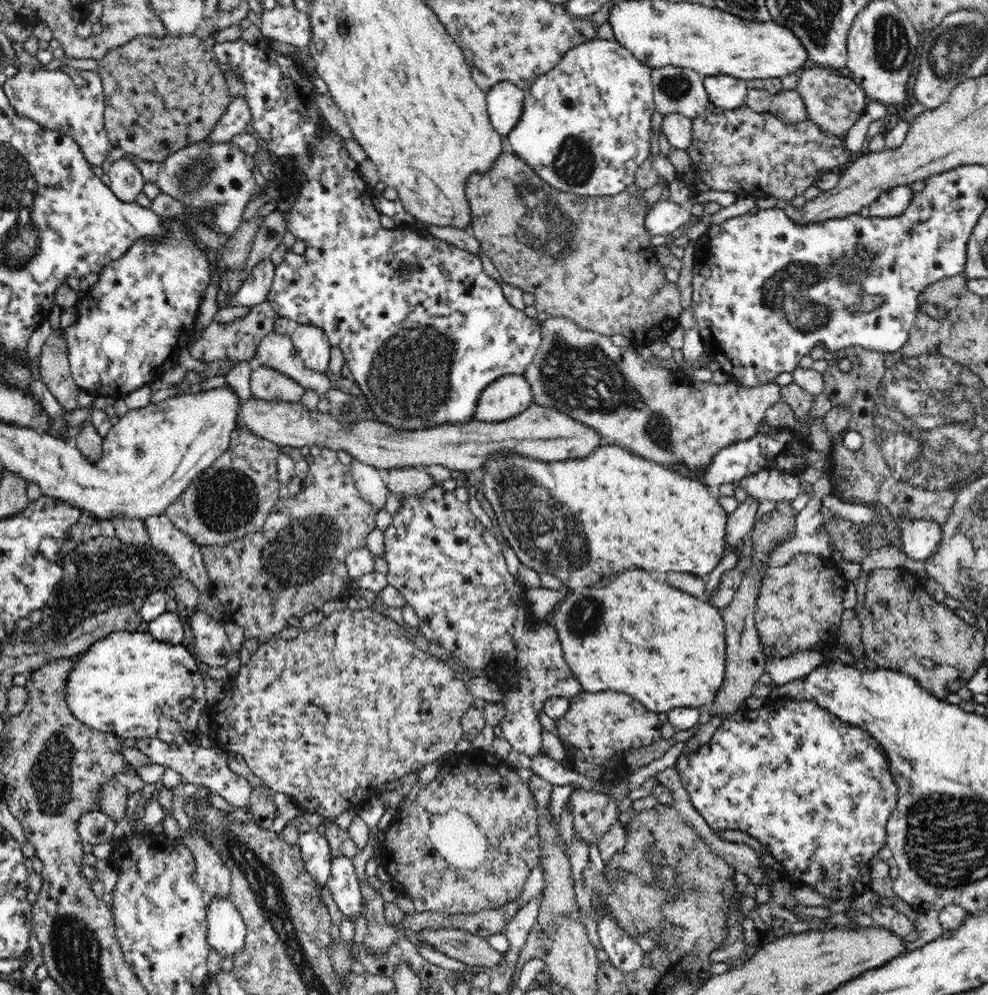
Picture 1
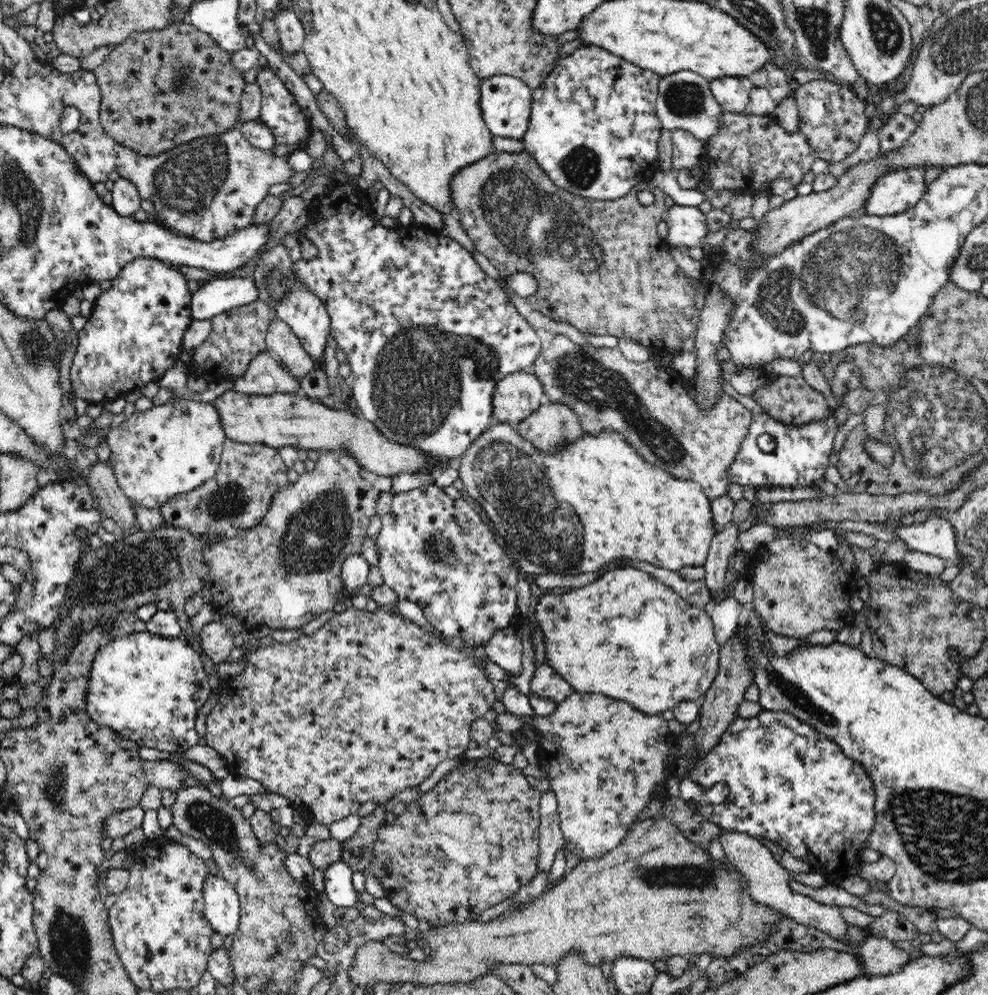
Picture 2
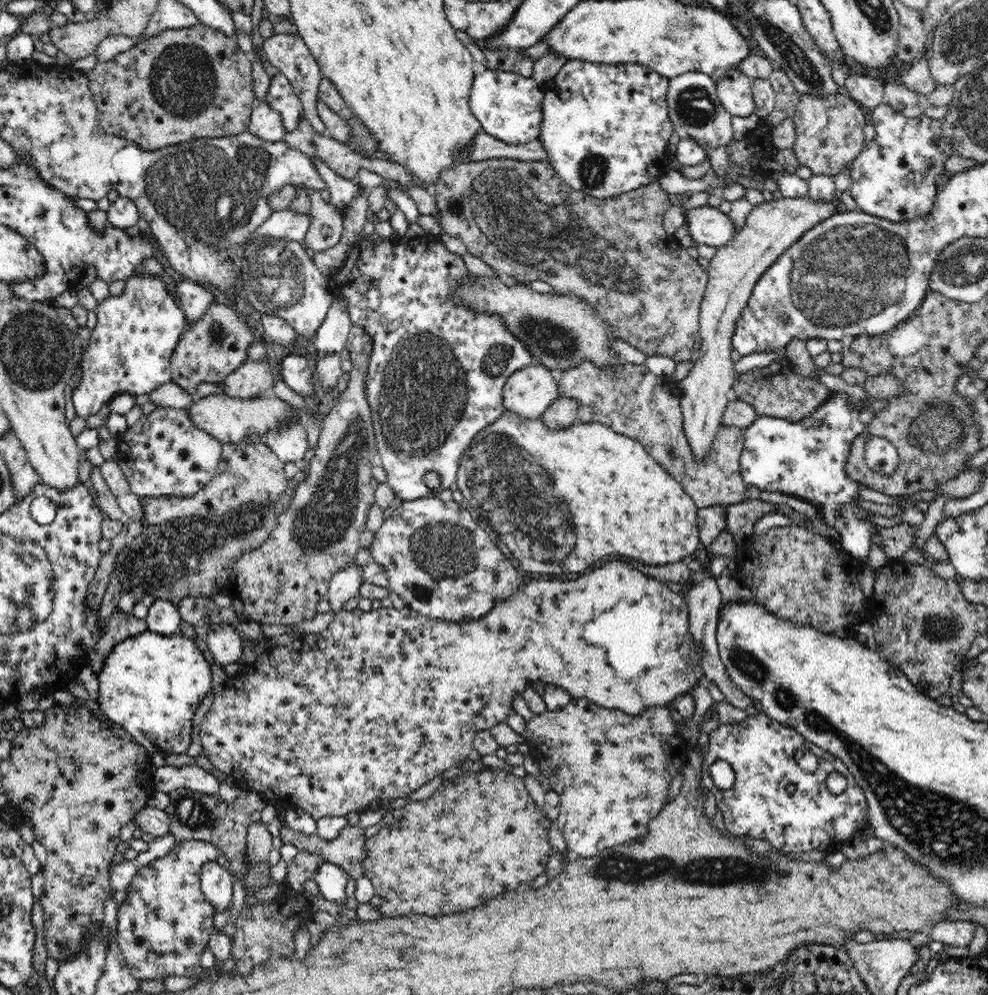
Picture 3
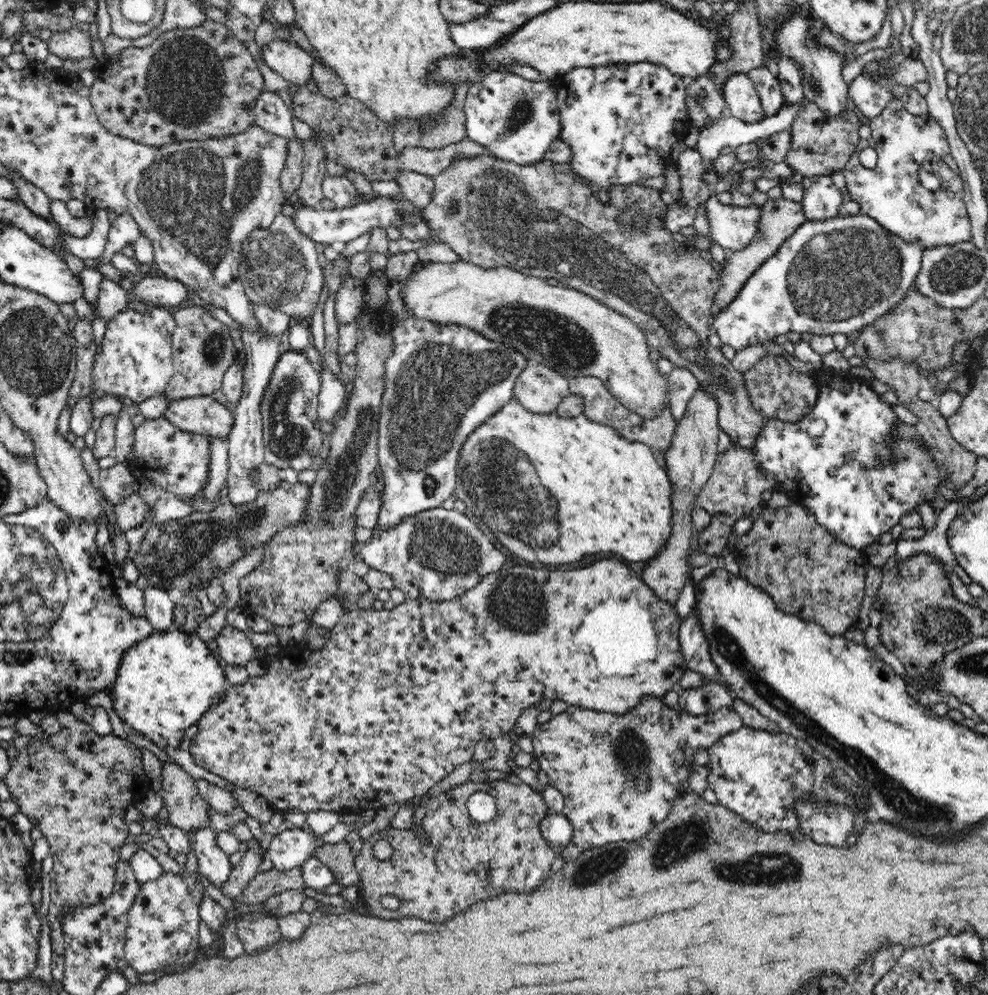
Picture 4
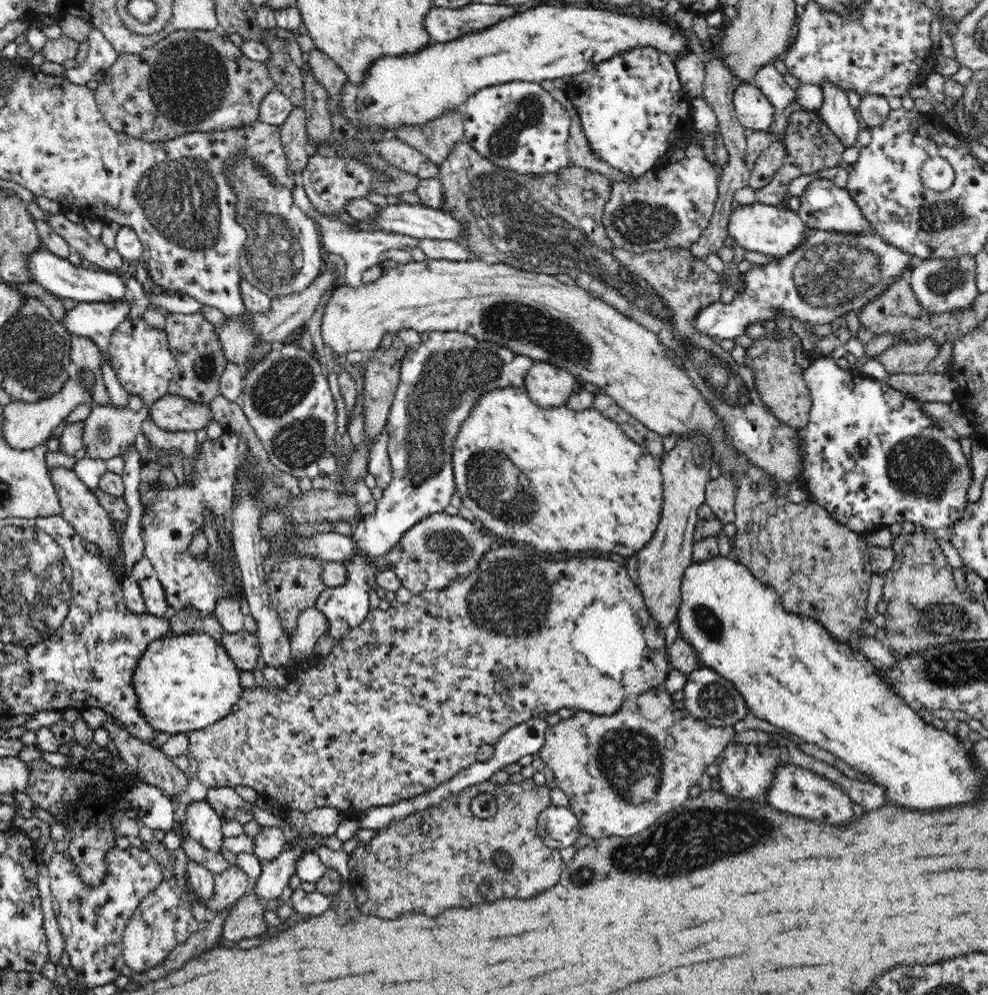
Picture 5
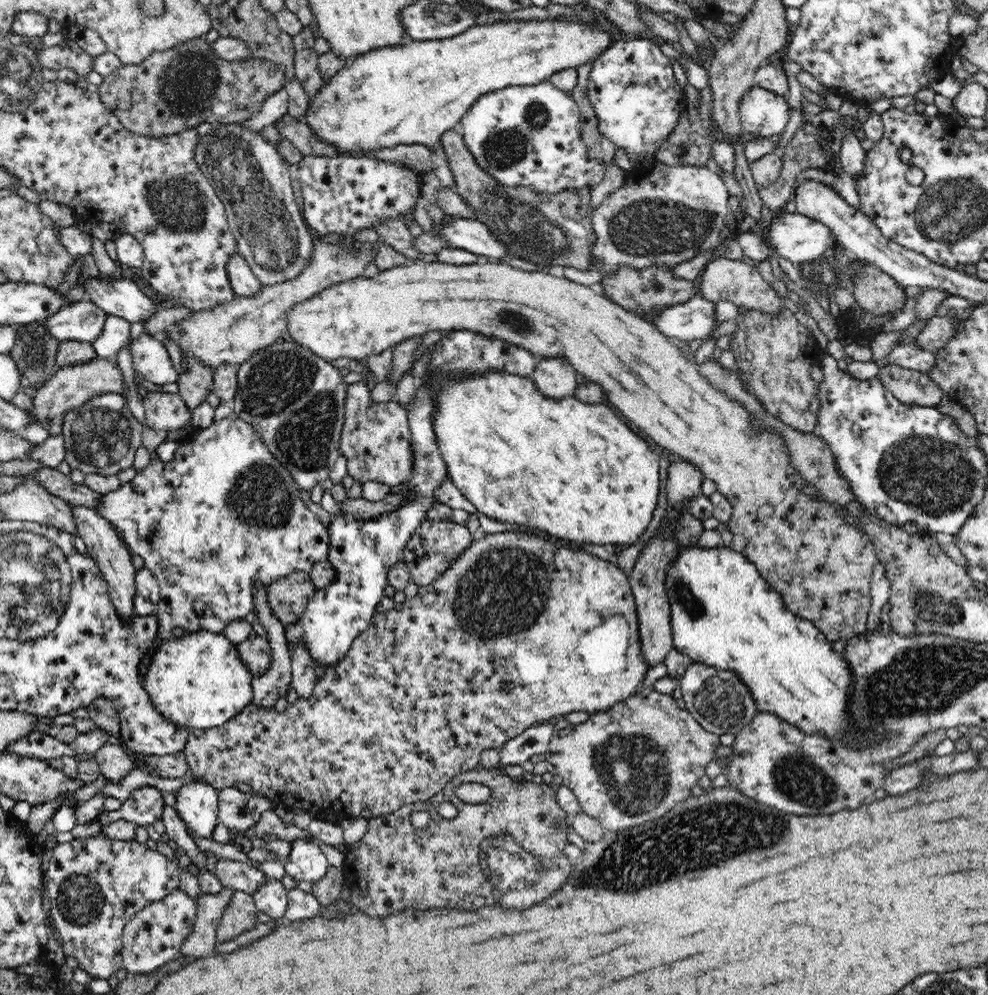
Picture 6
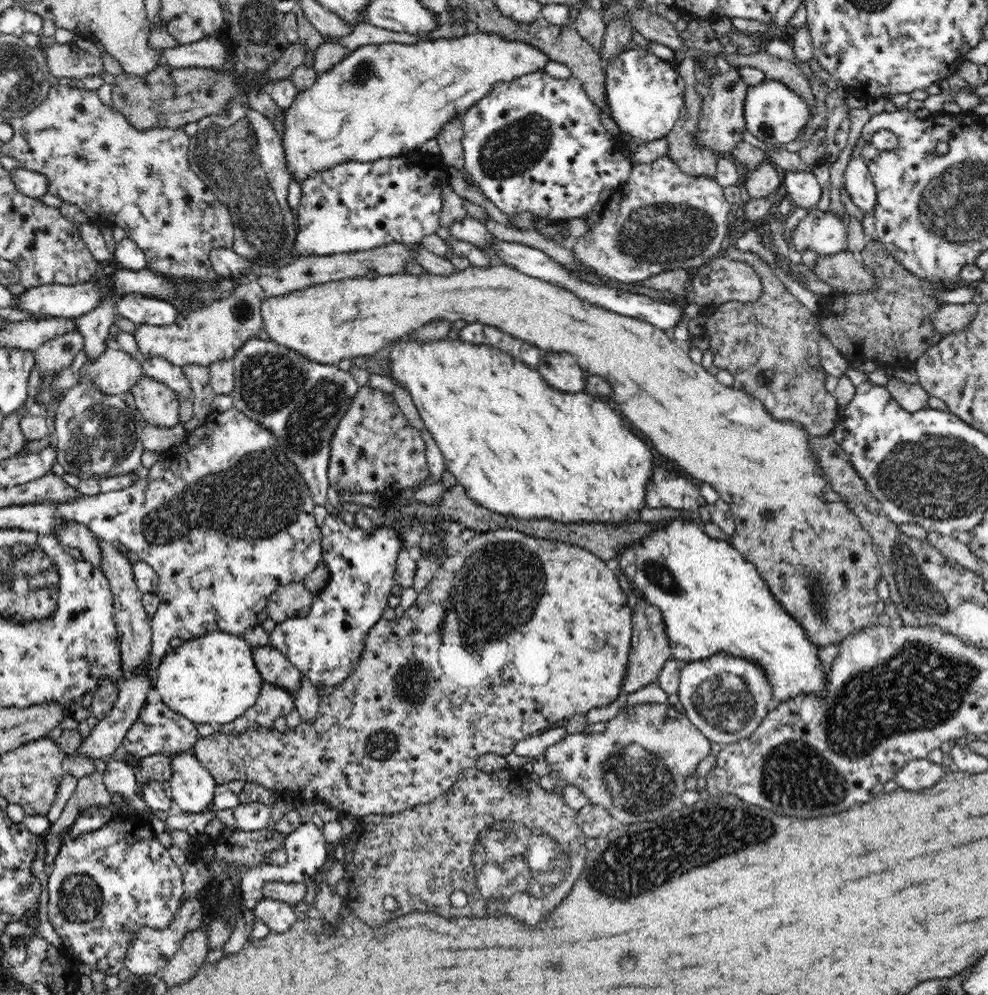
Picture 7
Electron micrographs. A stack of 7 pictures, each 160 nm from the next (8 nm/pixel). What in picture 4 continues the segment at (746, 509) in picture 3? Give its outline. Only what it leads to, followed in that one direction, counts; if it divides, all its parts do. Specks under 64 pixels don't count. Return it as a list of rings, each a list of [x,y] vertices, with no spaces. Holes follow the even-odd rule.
[[[714,514],[712,522],[699,532],[699,552],[710,556],[724,555],[724,546],[728,543],[728,536],[736,523],[734,515]]]

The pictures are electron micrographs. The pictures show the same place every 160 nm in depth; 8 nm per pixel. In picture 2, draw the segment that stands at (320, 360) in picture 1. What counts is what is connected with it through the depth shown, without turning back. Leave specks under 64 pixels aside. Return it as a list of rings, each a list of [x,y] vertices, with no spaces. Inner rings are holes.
[[[283,244],[273,246],[257,258],[252,274],[248,274],[257,289],[257,300],[275,309],[278,319],[283,320],[300,339],[300,344],[312,358],[320,358],[331,332],[331,322],[326,305],[294,275],[289,249]]]

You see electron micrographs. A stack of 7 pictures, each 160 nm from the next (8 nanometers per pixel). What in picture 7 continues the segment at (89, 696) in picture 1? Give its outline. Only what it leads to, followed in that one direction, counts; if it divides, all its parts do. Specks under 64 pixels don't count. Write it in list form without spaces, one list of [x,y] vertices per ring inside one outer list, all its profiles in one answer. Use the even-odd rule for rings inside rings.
[[[221,631],[186,640],[163,656],[155,687],[161,702],[194,724],[219,728],[243,715],[256,700],[265,680],[254,664],[252,647],[242,637]]]

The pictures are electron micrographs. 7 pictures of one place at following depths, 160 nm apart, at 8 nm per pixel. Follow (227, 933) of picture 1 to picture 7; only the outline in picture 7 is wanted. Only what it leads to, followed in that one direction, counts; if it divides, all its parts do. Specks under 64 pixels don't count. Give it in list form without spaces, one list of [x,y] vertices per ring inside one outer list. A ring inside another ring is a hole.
[[[192,750],[173,754],[170,758],[171,798],[185,813],[198,814],[206,811],[215,797],[215,778],[196,759]]]

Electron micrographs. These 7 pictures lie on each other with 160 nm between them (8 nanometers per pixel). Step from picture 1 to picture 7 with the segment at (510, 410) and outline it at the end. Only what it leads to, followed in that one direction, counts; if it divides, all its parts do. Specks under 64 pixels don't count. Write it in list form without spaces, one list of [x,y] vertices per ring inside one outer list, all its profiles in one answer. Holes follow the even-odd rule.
[[[543,353],[536,369],[556,390],[567,393],[584,391],[587,374],[570,353]]]

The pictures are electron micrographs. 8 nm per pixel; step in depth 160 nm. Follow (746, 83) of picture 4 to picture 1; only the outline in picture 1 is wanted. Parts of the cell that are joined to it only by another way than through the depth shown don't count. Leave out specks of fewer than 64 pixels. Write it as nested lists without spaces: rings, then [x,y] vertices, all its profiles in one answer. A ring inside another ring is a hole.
[[[727,75],[704,77],[703,86],[710,102],[726,110],[734,110],[744,105],[749,90],[744,80]]]

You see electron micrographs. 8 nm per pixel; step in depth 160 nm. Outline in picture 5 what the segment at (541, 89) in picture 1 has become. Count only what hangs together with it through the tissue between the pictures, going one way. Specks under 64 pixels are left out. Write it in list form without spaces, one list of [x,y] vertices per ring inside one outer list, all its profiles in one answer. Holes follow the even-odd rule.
[[[652,46],[632,48],[623,55],[612,56],[591,70],[576,75],[565,94],[570,98],[575,111],[580,115],[580,127],[588,138],[589,146],[600,159],[616,170],[634,179],[647,170],[654,170],[663,157],[667,157],[676,146],[683,144],[690,126],[686,120],[692,118],[692,96],[684,90],[670,55]]]

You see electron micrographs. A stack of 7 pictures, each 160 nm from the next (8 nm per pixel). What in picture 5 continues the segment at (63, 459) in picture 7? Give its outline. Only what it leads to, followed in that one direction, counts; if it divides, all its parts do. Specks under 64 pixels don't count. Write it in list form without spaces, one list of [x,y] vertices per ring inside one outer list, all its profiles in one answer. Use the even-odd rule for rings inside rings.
[[[94,403],[90,414],[83,420],[82,450],[86,450],[84,456],[104,461],[114,456],[124,456],[124,452],[134,444],[138,430],[146,417],[150,417],[148,405],[144,405],[139,411],[132,411],[129,407],[116,407],[112,403]]]

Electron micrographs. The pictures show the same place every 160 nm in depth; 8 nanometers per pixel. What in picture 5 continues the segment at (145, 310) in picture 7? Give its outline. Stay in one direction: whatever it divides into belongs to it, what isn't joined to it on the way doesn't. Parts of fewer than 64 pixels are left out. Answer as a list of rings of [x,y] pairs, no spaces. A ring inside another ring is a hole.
[[[46,248],[34,250],[28,254],[26,267],[32,275],[33,282],[40,284],[54,296],[64,299],[74,299],[77,303],[84,302],[116,302],[126,298],[127,286],[122,280],[122,273],[93,271],[72,265],[68,259],[58,257]]]

